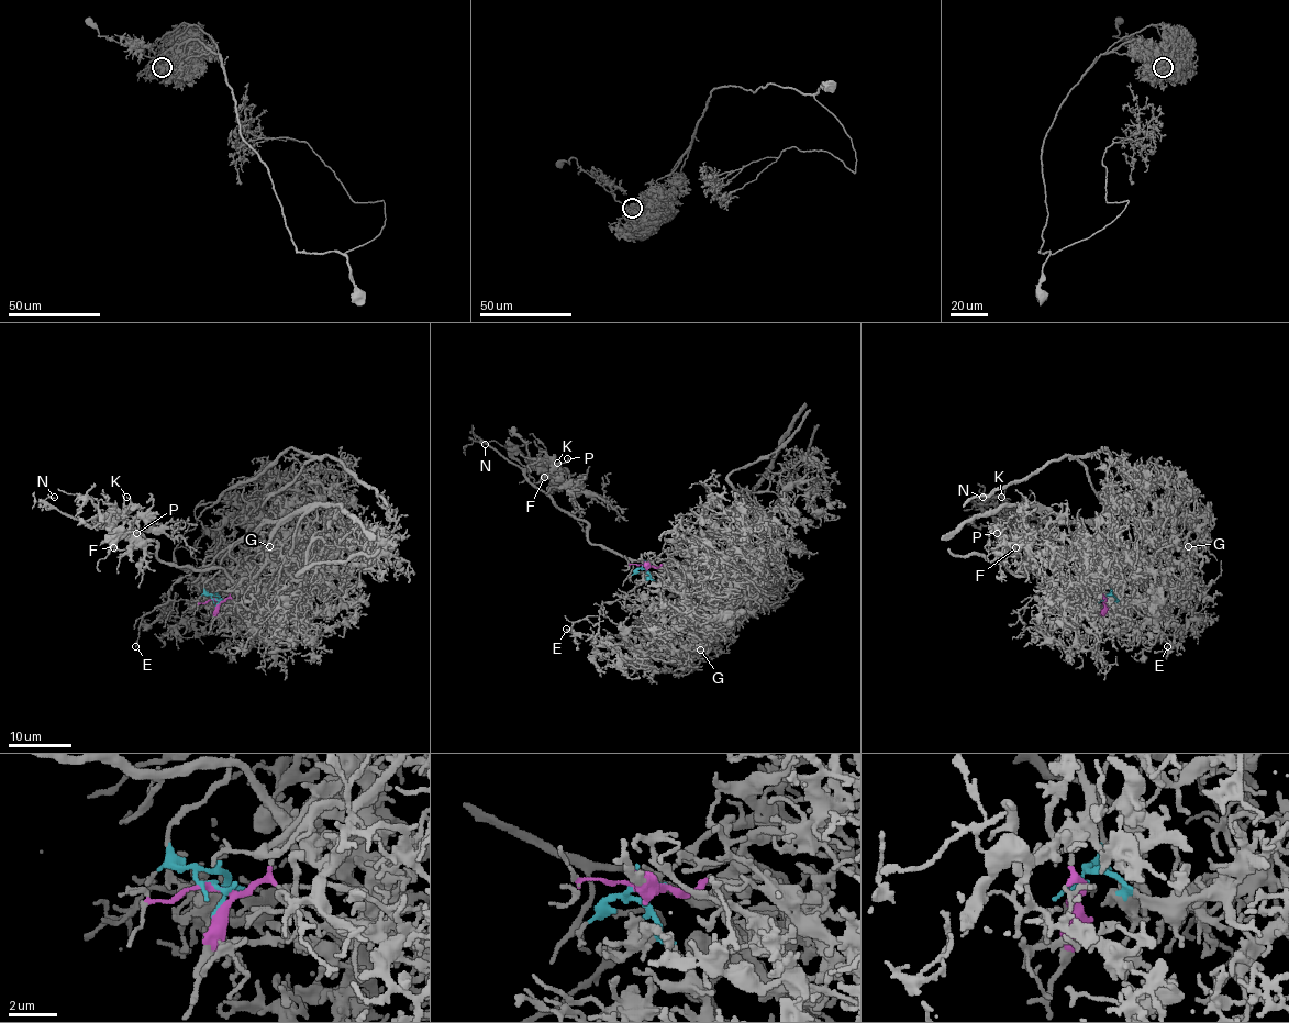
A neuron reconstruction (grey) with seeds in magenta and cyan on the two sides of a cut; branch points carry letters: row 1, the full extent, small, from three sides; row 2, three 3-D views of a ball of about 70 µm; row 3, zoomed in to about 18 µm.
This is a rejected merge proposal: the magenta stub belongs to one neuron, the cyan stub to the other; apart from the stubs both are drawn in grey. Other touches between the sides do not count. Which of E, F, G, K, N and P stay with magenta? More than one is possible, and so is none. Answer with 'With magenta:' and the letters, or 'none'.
With magenta: F, K, N, P

